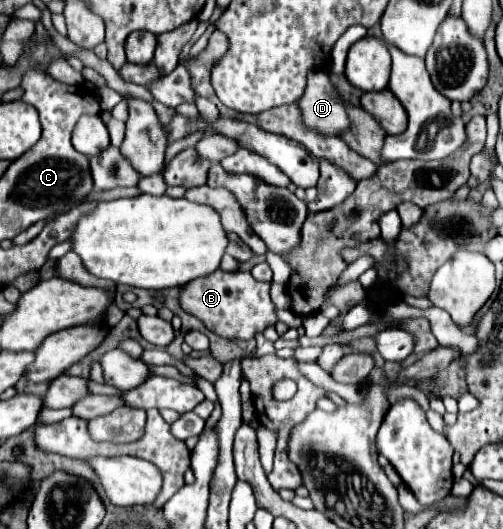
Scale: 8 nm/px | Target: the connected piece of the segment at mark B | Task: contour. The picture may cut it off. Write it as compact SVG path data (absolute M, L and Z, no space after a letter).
M216 270L210 276L196 278L182 286L180 306L184 312L202 320L210 332L228 340L252 340L256 334L278 322L276 308L270 300L270 284L254 280L250 272L228 274Z

